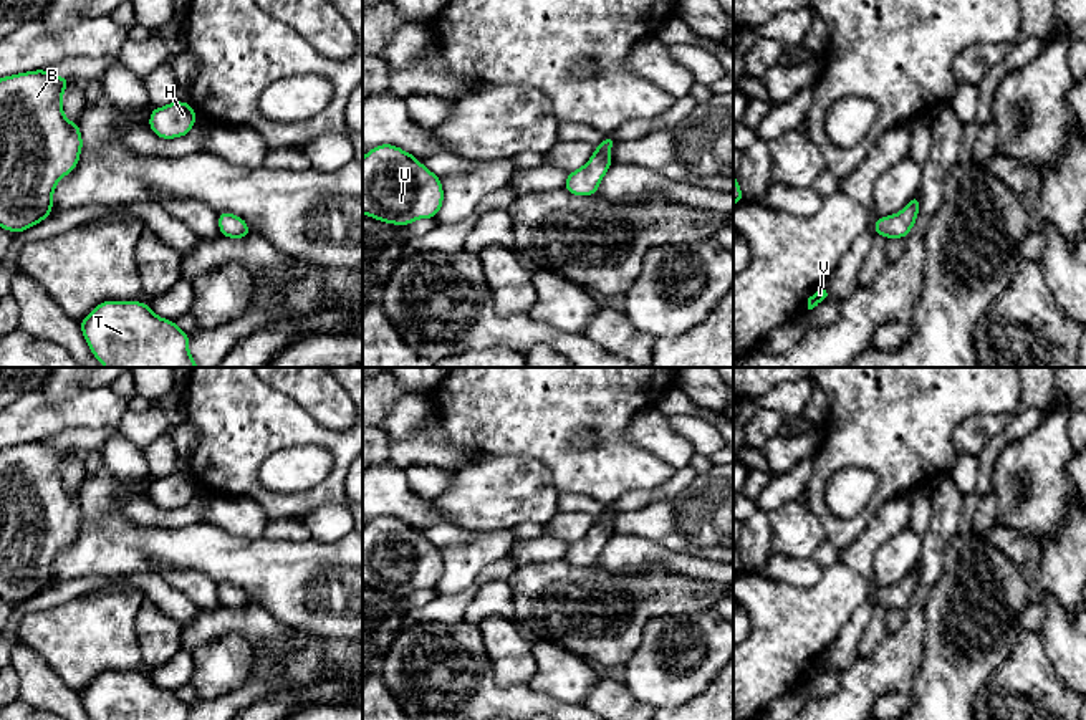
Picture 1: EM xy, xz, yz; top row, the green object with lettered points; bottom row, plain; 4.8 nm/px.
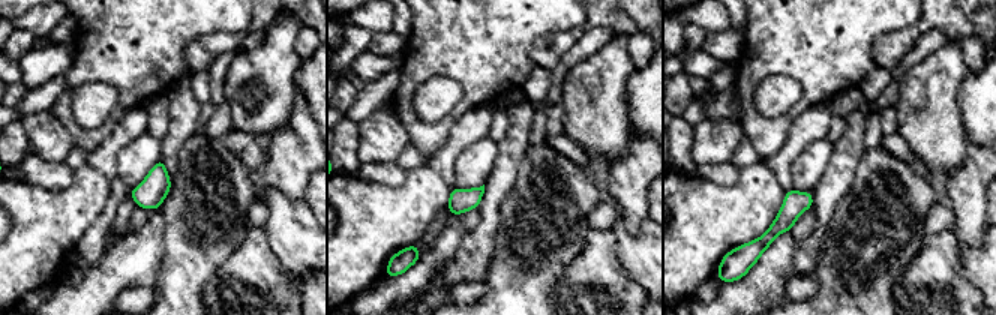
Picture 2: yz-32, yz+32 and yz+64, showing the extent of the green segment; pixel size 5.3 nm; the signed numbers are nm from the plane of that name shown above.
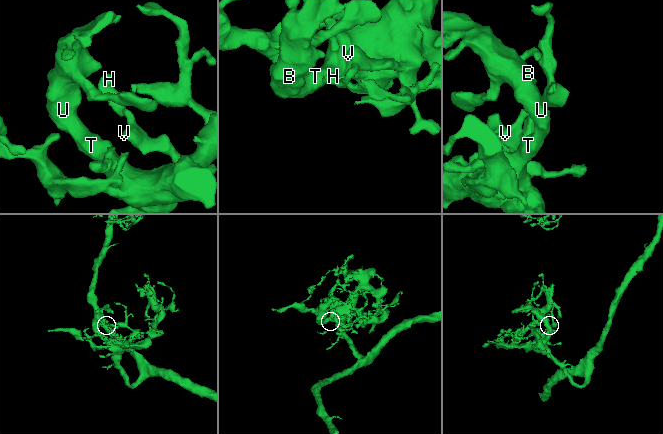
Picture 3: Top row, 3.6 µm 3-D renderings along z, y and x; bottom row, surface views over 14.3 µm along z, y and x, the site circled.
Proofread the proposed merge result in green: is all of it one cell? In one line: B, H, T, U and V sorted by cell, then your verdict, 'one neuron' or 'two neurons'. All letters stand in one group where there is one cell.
B H T U V; one neuron

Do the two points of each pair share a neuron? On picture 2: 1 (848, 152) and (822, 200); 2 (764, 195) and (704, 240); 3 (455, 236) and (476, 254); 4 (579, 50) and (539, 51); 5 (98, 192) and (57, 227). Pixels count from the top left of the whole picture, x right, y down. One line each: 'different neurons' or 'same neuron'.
1: same neuron
2: same neuron
3: different neurons
4: different neurons
5: same neuron

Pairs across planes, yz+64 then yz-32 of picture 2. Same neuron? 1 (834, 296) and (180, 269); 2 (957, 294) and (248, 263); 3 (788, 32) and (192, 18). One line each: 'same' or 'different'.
1: same
2: same
3: same

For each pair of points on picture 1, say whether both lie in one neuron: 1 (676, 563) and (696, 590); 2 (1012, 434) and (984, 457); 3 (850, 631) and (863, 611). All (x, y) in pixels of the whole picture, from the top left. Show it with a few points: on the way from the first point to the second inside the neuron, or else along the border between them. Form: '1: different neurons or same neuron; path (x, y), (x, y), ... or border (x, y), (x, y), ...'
1: different neurons; border (646, 566), (664, 565), (674, 571), (715, 583)
2: same neuron; path (1005, 437), (990, 451)
3: same neuron; path (855, 626), (861, 616)

